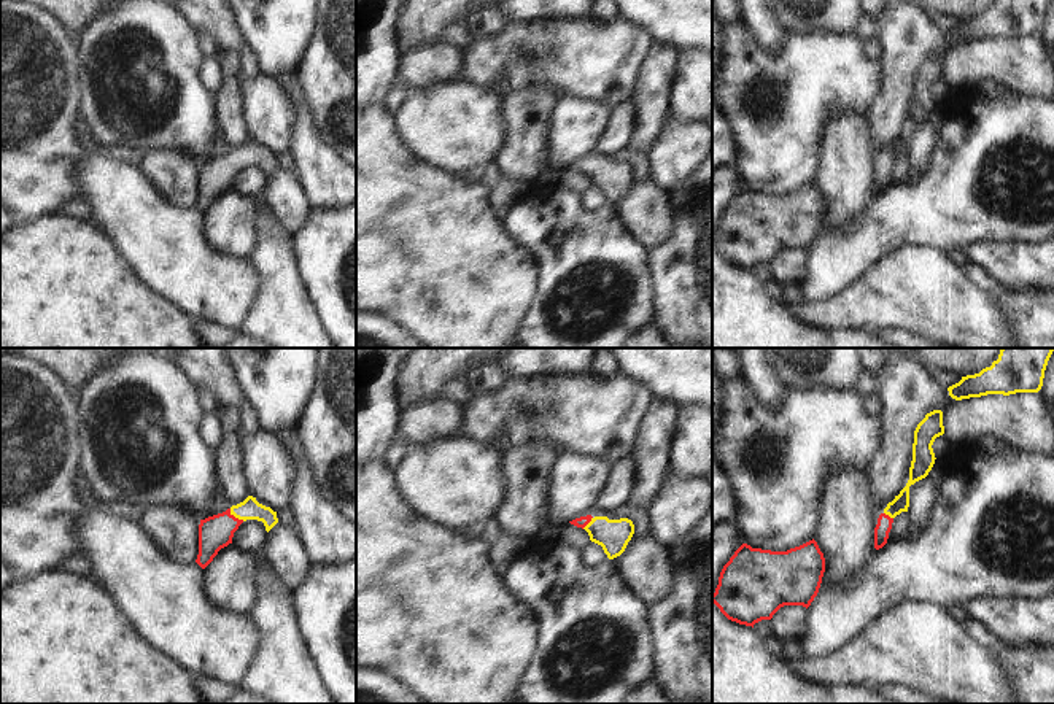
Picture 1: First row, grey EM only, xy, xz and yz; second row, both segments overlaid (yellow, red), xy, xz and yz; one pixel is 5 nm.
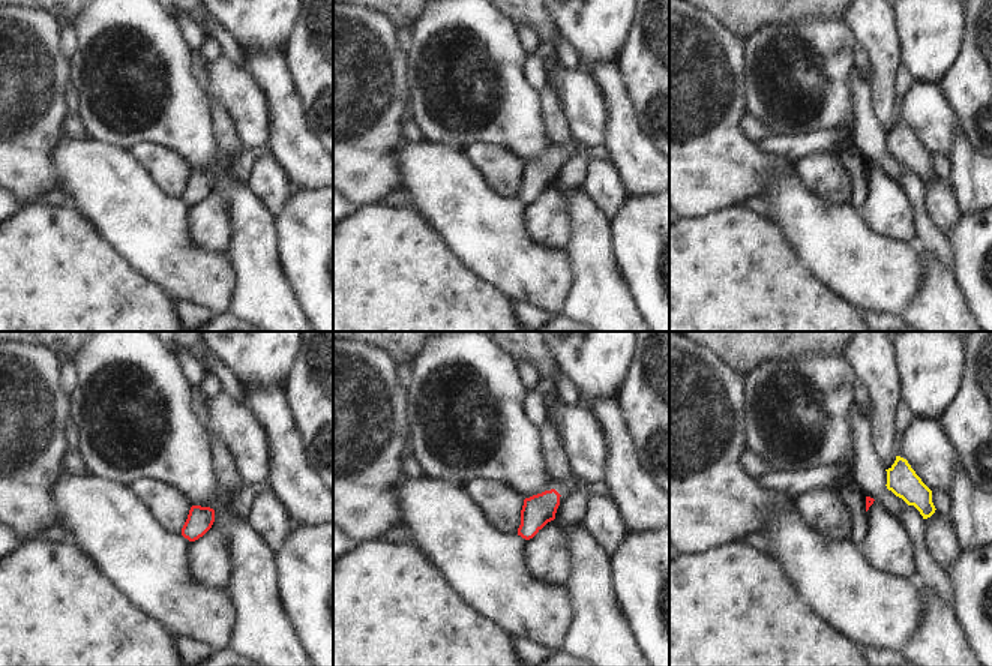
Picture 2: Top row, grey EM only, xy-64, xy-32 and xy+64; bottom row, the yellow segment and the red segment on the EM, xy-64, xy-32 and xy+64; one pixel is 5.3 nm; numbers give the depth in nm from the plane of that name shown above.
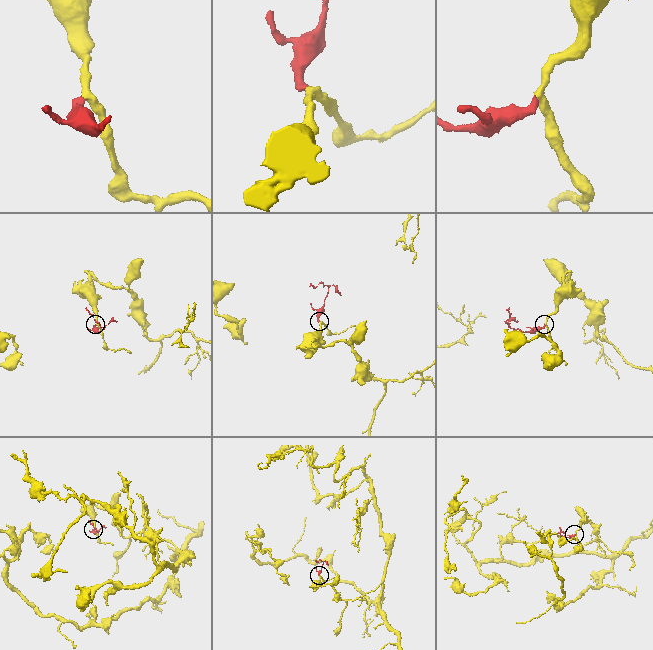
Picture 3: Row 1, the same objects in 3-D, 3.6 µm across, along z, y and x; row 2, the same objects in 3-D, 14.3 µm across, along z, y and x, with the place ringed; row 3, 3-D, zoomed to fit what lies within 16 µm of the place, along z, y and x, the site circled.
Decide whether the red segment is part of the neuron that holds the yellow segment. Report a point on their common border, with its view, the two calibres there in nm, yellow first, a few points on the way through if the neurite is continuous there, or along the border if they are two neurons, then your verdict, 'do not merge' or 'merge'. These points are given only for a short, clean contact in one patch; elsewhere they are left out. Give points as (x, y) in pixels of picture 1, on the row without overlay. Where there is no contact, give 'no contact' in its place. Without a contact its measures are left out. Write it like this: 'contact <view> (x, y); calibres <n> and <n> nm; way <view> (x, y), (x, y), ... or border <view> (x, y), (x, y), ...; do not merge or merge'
contact xy (236, 161); calibres 110 and 170 nm; way xy (250, 153), (236, 161), (215, 177); merge

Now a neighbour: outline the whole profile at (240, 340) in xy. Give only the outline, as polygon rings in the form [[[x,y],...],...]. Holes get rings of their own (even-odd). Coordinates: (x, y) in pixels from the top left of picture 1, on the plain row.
[[[238,332],[229,343],[219,348],[273,348],[273,346],[265,342],[258,342],[245,335],[243,332]]]

